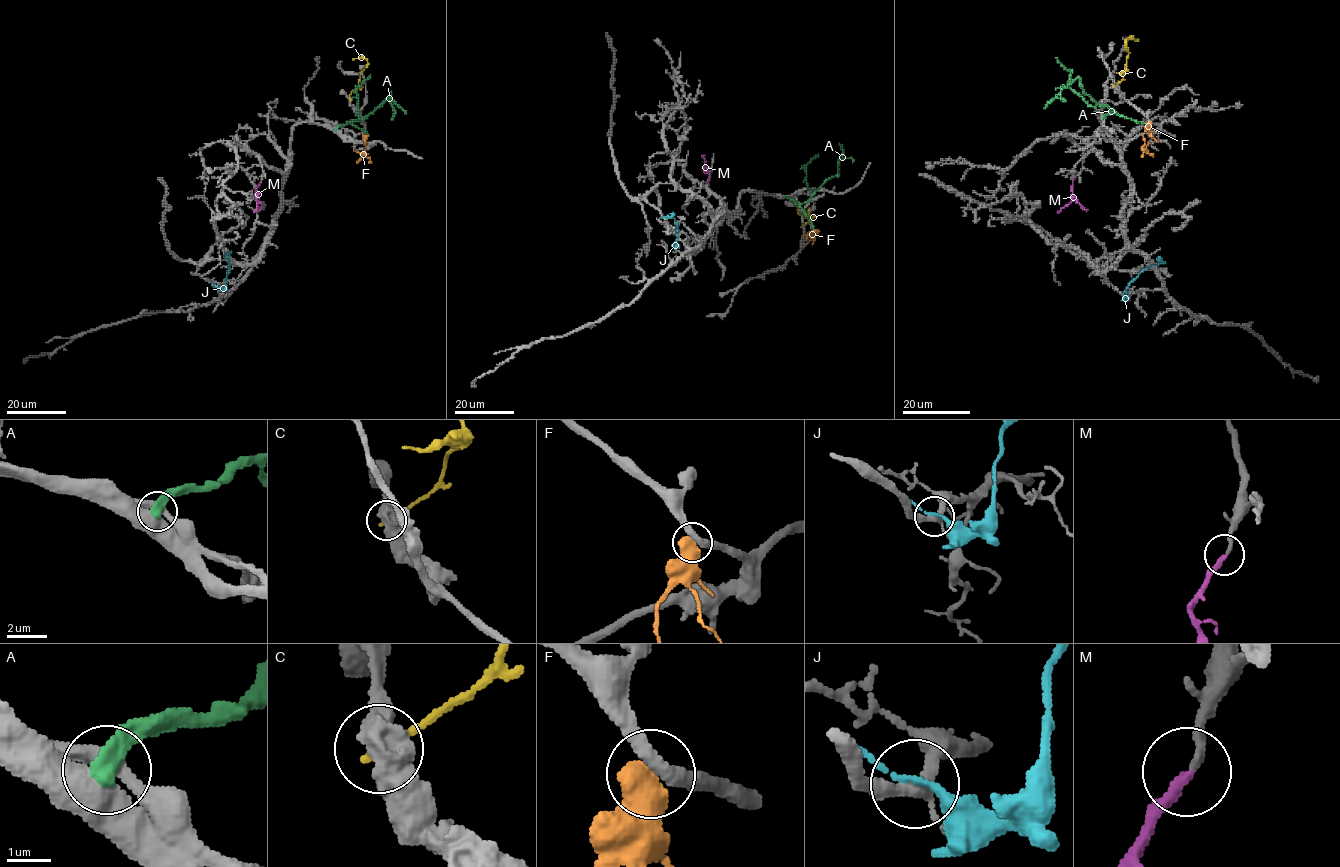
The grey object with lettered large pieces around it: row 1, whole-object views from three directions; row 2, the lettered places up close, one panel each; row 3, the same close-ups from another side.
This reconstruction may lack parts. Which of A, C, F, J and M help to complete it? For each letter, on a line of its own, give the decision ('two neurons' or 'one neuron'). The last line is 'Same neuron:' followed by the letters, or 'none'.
A: two neurons
C: two neurons
F: two neurons
J: two neurons
M: one neuron
Same neuron: M

